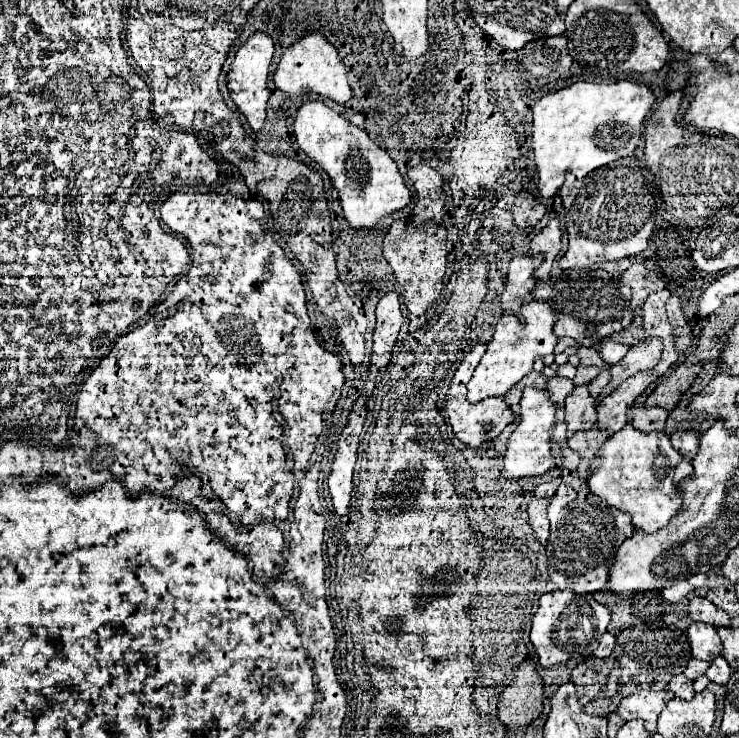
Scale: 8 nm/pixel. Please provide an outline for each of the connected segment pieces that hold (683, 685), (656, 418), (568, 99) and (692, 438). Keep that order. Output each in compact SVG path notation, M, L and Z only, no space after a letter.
M676 675L670 685L668 685L668 691L672 691L676 697L680 699L692 699L694 697L694 689L692 689L692 681L686 677L686 675Z
M632 407L628 411L628 423L636 429L650 433L650 431L664 431L668 419L668 411L664 409L646 409L646 407Z
M572 75L572 85L550 91L532 107L532 129L534 137L532 147L536 155L536 169L538 169L538 189L542 199L550 199L564 183L564 175L572 171L578 179L586 177L590 171L608 165L620 157L630 157L640 139L644 135L644 123L654 107L654 95L646 85L630 83L630 81L584 81Z
M678 431L678 433L672 433L670 435L672 439L672 445L680 451L680 455L686 459L686 461L692 461L694 455L698 453L698 433L694 431Z

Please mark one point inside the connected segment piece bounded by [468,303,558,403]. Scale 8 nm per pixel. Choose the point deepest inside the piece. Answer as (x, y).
(511, 353)

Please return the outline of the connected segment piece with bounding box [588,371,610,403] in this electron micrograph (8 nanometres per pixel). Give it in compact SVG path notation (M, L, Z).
M600 371L600 375L588 383L588 391L590 395L596 399L596 403L600 403L600 395L602 395L602 389L610 383L610 371Z

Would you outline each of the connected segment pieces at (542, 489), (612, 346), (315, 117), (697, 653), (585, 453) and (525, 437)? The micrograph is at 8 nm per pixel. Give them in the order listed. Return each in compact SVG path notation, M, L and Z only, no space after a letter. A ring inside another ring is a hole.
M554 479L550 483L540 483L536 487L536 497L552 497L556 493L556 487L560 485L560 479Z
M606 339L606 341L602 343L600 353L602 353L602 357L604 357L606 363L614 365L616 361L622 361L622 359L624 359L624 355L628 353L628 349L630 349L628 345L622 345L622 343L616 343L616 341L612 341L612 339Z
M308 101L298 109L294 135L300 149L328 173L332 185L338 189L344 217L352 229L374 229L382 217L410 203L410 191L392 157L382 151L364 129L354 127L322 101Z
M692 623L688 627L688 639L692 645L692 657L702 661L712 661L722 651L722 641L718 635L718 629L714 625L706 623Z
M592 427L588 431L576 431L570 439L568 439L568 447L578 451L582 455L582 461L580 461L580 467L578 467L578 477L580 479L586 479L588 471L591 469L592 461L598 453L600 454L600 448L602 443L610 437L610 433L606 433L604 429L600 427Z
M526 387L522 401L522 415L518 421L516 431L510 435L508 441L508 451L504 457L504 469L502 475L506 479L520 479L520 477L530 477L530 475L544 475L548 469L554 467L552 463L552 427L558 421L556 419L556 403L550 401L550 393L546 389L534 389Z

